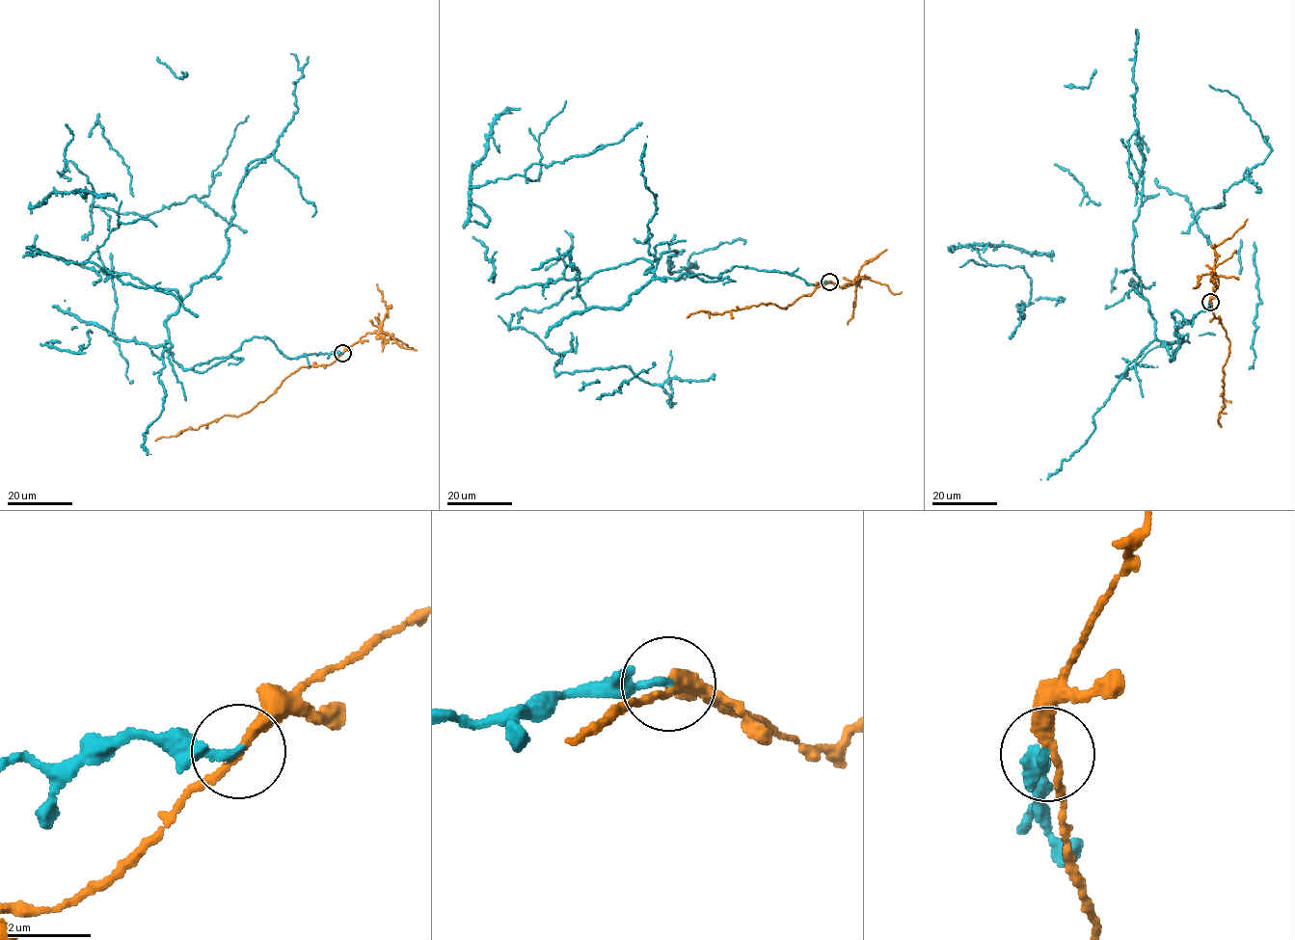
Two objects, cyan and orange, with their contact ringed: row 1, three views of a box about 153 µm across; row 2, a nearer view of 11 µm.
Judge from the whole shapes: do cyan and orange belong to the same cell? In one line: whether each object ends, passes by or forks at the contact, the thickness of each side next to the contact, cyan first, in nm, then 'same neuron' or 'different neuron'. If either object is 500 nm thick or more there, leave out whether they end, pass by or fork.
cyan ends there; orange passes by; 200 nm thick on the cyan side, 200 nm on the other; different neuron

